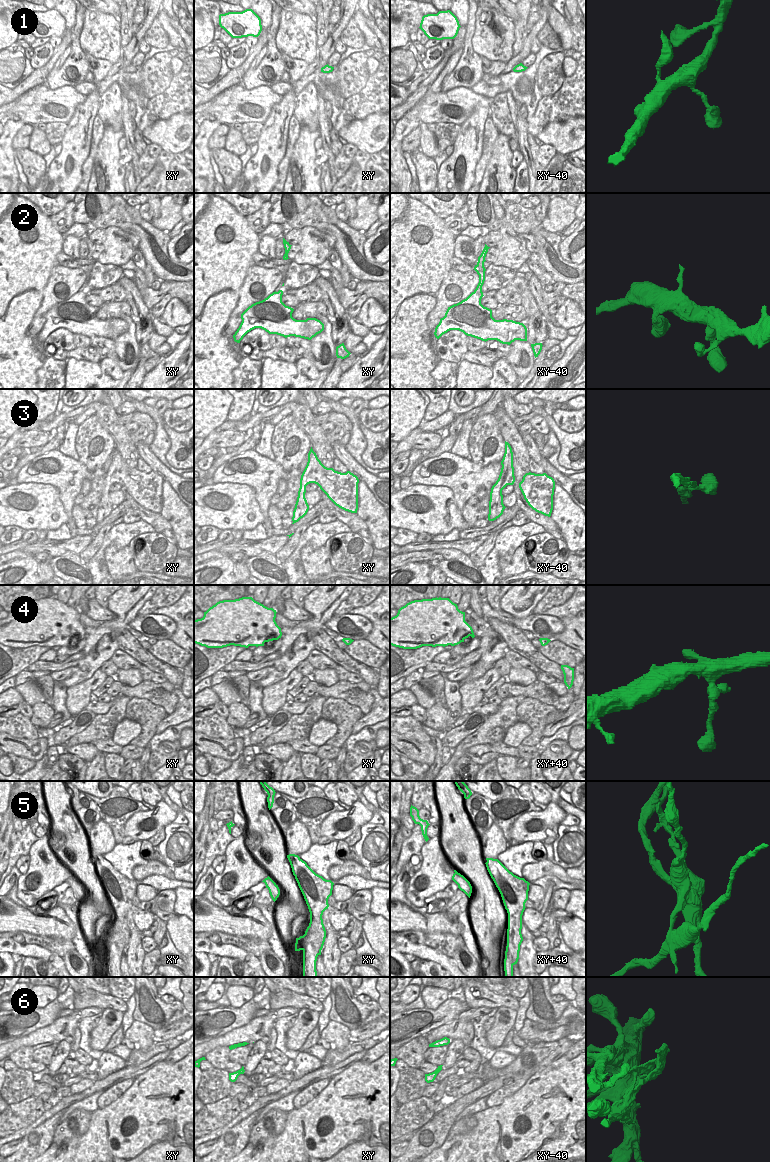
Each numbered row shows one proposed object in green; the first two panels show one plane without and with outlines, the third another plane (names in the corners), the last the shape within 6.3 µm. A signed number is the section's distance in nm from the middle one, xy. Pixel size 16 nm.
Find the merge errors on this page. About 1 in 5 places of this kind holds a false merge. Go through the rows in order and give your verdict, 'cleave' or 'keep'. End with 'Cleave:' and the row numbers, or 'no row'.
1: keep
2: keep
3: keep
4: keep
5: cleave
6: keep
Cleave: 5

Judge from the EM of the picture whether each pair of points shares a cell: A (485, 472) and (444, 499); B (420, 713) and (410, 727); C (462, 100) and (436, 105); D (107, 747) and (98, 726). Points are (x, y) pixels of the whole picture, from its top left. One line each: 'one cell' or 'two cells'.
A: two cells
B: two cells
C: one cell
D: two cells

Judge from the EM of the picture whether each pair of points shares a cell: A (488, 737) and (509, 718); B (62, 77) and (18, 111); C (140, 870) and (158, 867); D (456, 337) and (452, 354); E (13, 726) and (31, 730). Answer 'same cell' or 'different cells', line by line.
A: same cell
B: different cells
C: same cell
D: same cell
E: same cell

